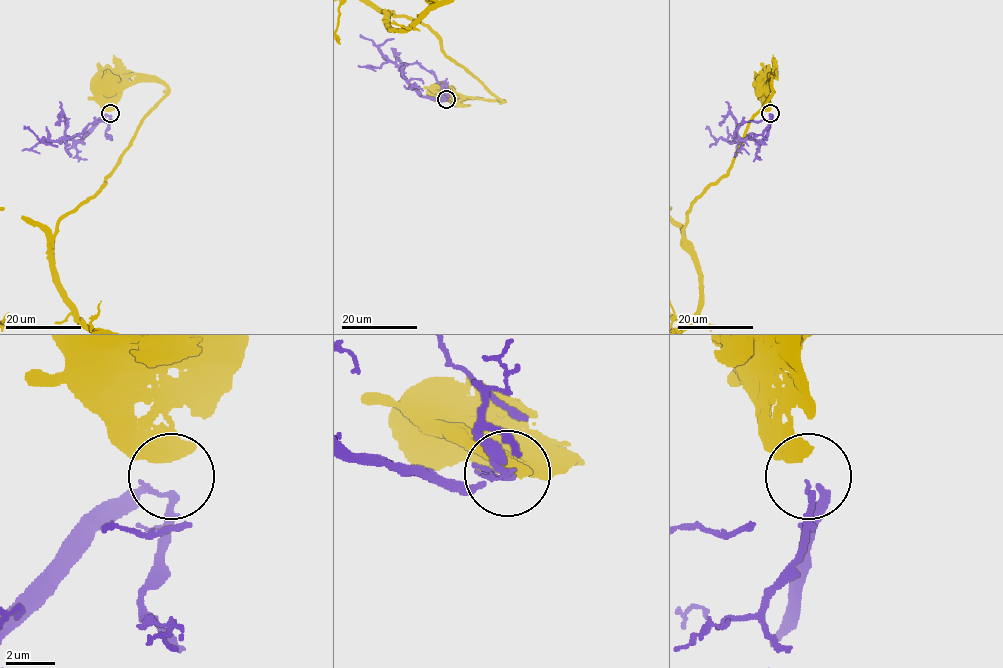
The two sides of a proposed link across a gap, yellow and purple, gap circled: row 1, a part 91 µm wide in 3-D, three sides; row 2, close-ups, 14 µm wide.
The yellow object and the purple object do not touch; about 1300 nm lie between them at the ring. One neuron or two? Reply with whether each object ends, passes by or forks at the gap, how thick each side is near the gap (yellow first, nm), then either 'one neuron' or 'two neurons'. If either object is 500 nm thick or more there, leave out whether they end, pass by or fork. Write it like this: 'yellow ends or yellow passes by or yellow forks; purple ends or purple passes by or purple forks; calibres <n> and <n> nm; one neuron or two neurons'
calibres 700 and 200 nm; two neurons

